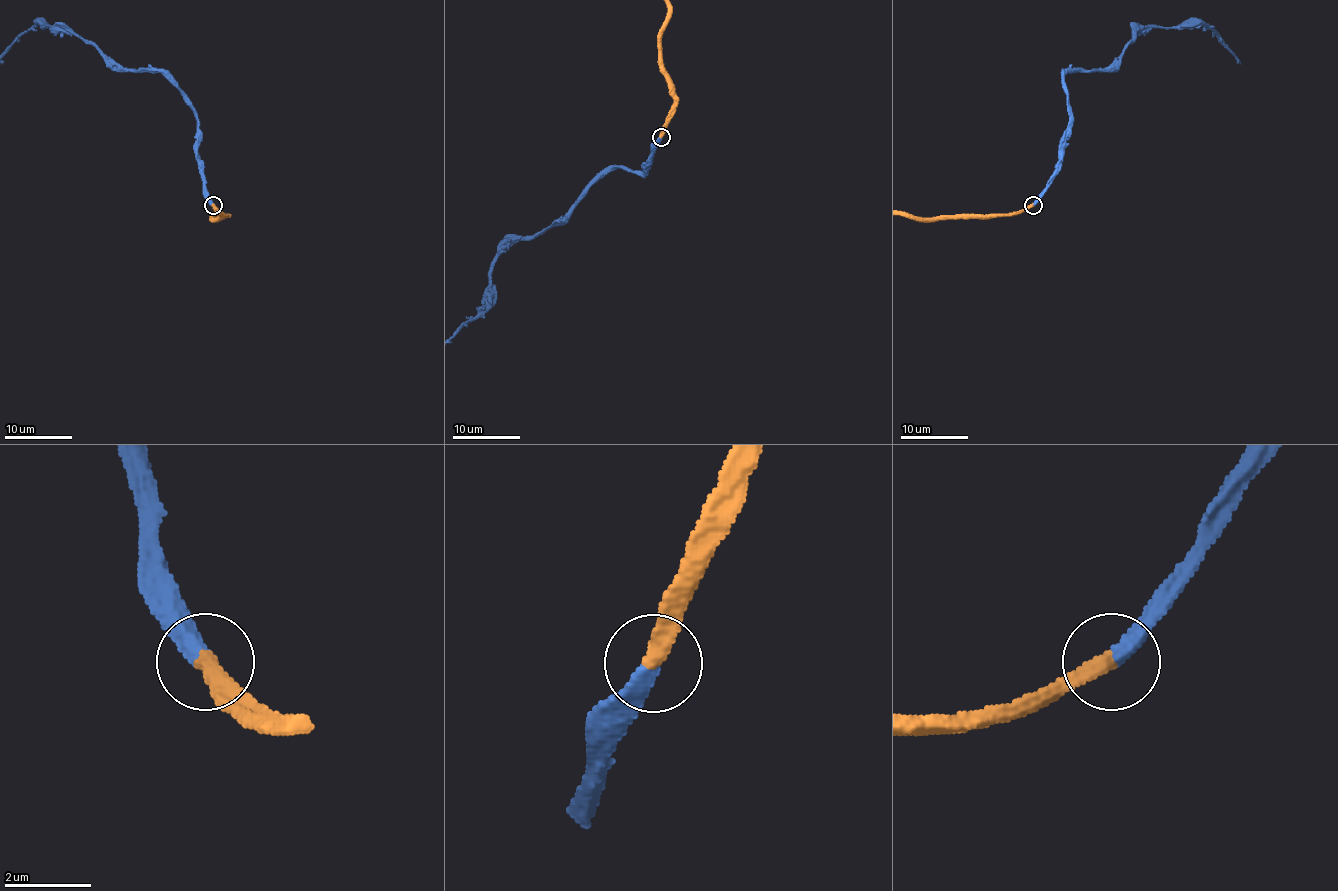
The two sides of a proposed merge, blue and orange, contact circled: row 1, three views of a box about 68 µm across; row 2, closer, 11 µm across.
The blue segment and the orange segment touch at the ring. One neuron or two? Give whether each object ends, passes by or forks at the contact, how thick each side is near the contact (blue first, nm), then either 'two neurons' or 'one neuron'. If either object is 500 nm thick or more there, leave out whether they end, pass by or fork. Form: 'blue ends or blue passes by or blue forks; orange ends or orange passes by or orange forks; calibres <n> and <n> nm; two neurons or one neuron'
blue ends; orange ends; calibres 440 and 400 nm; one neuron

